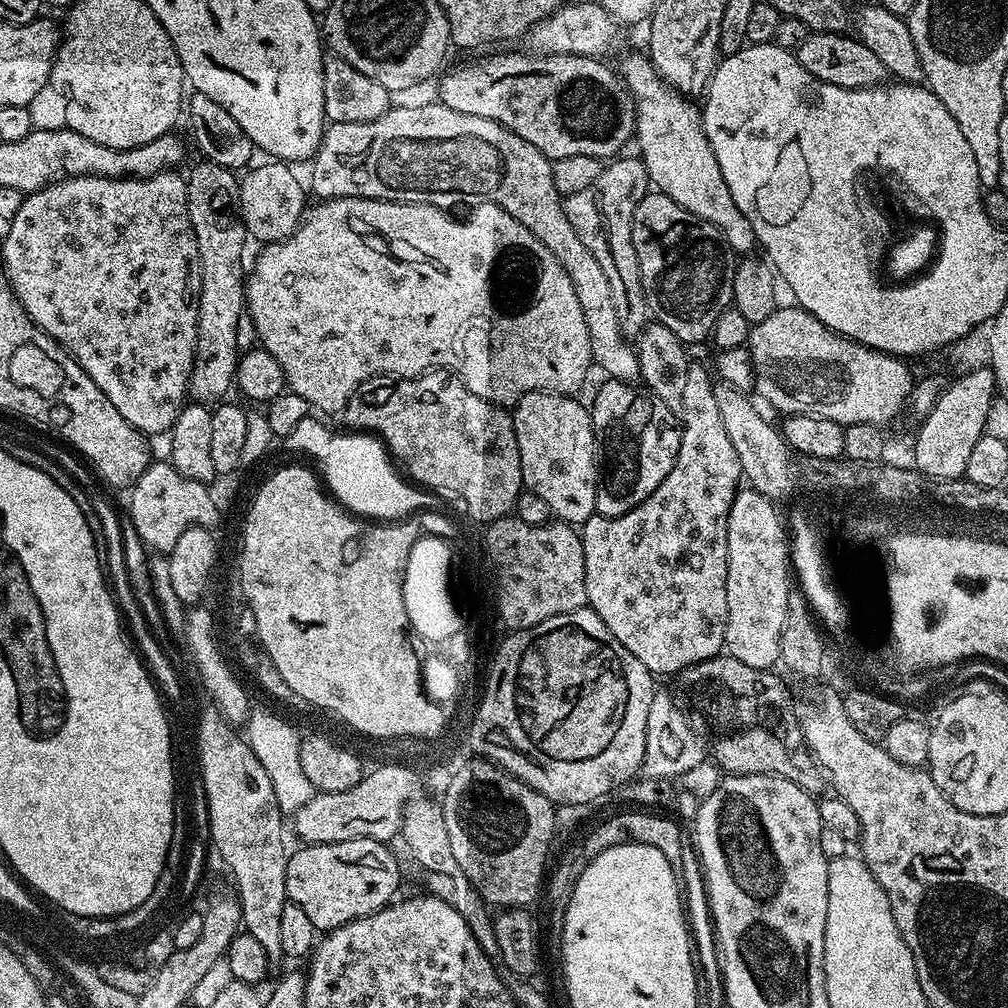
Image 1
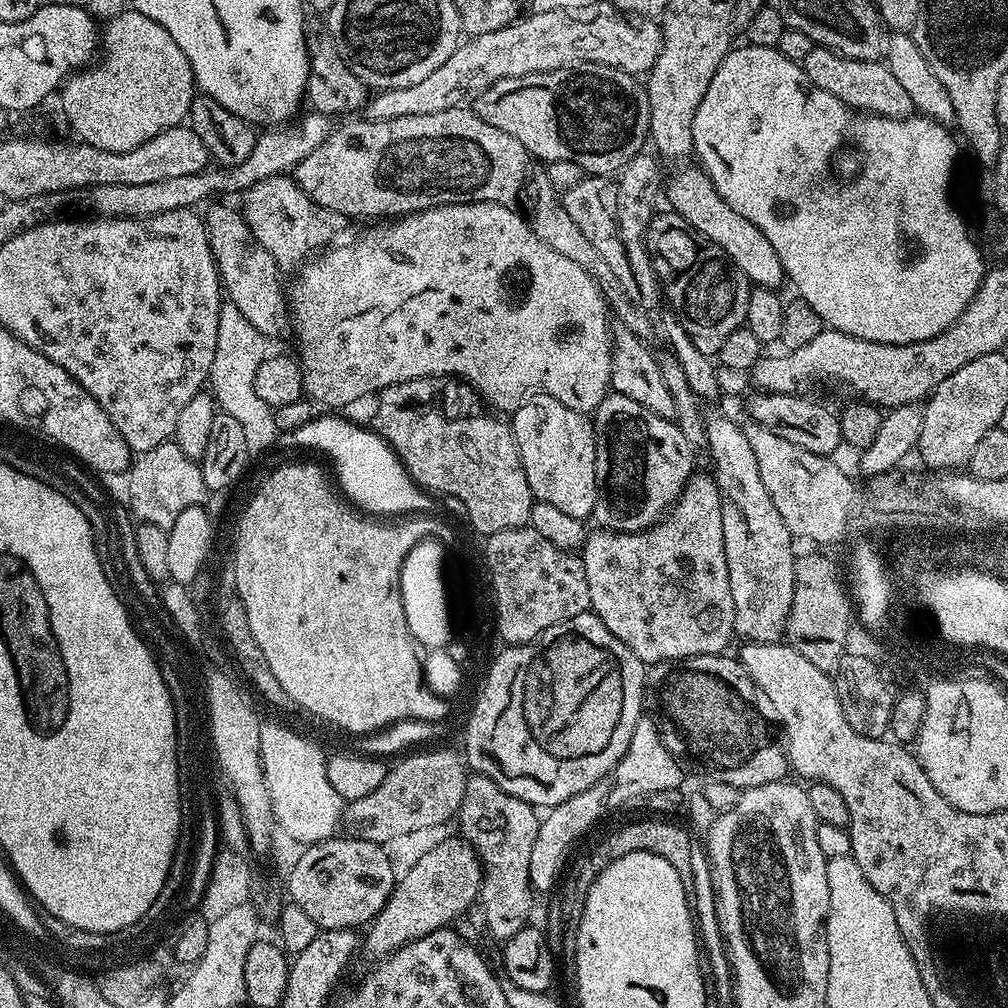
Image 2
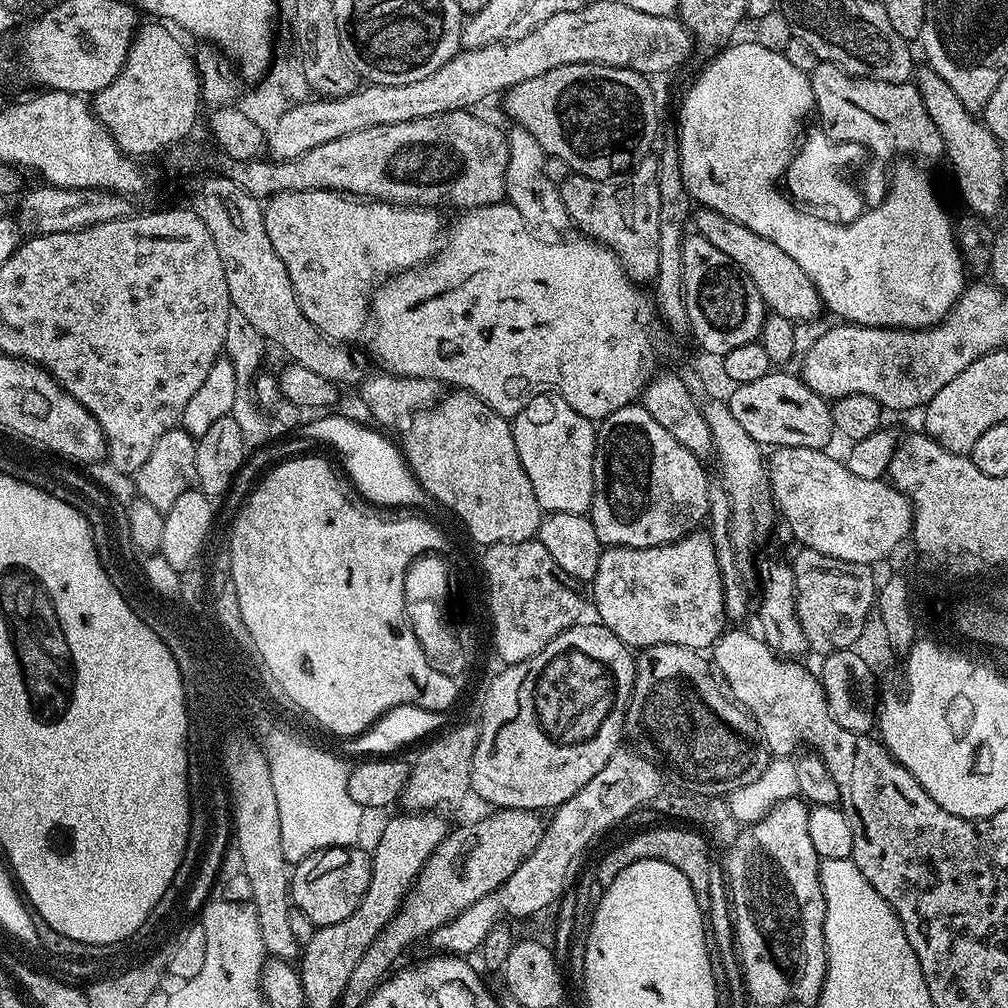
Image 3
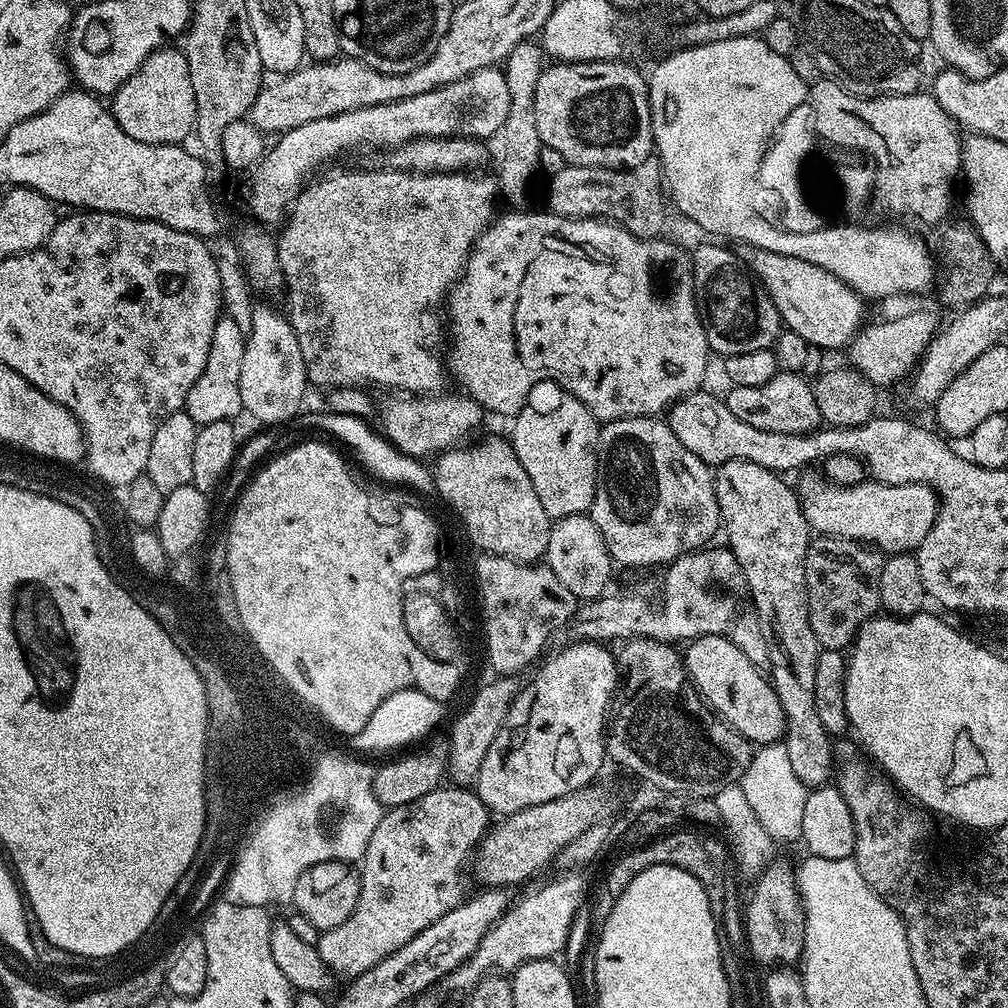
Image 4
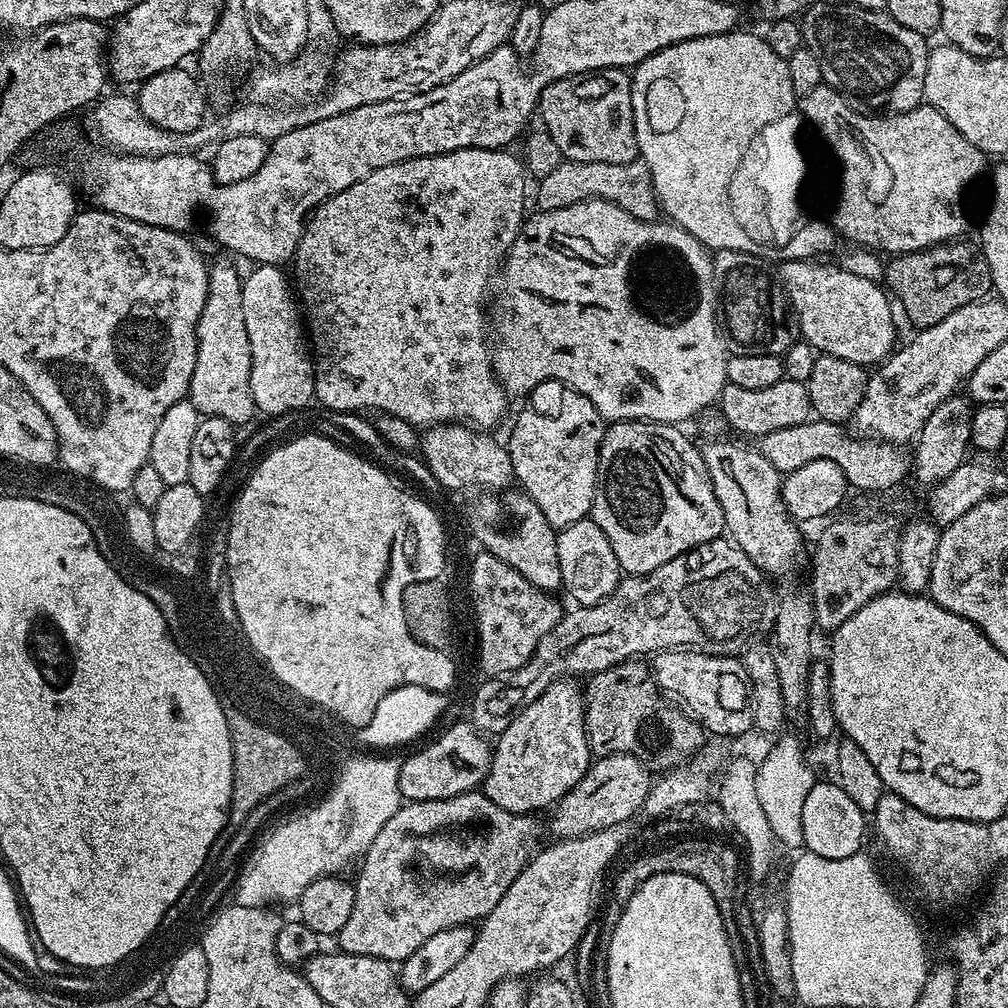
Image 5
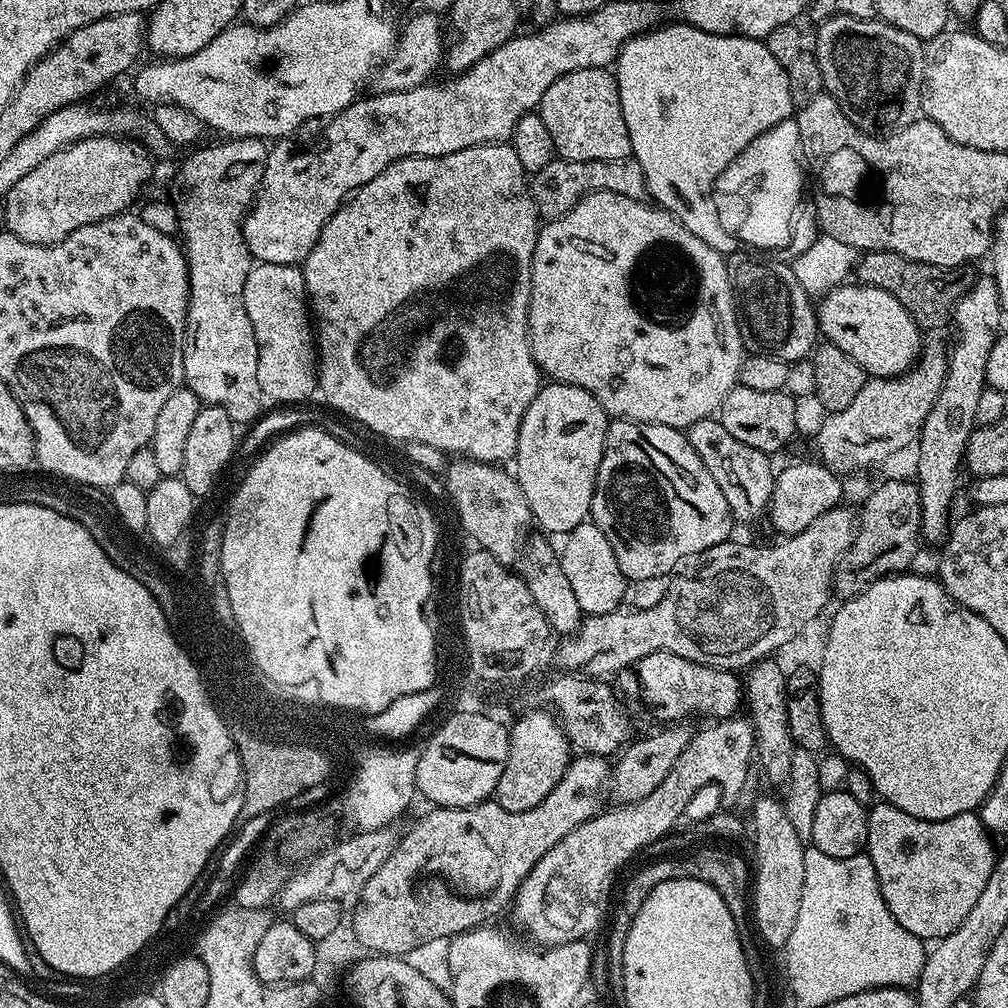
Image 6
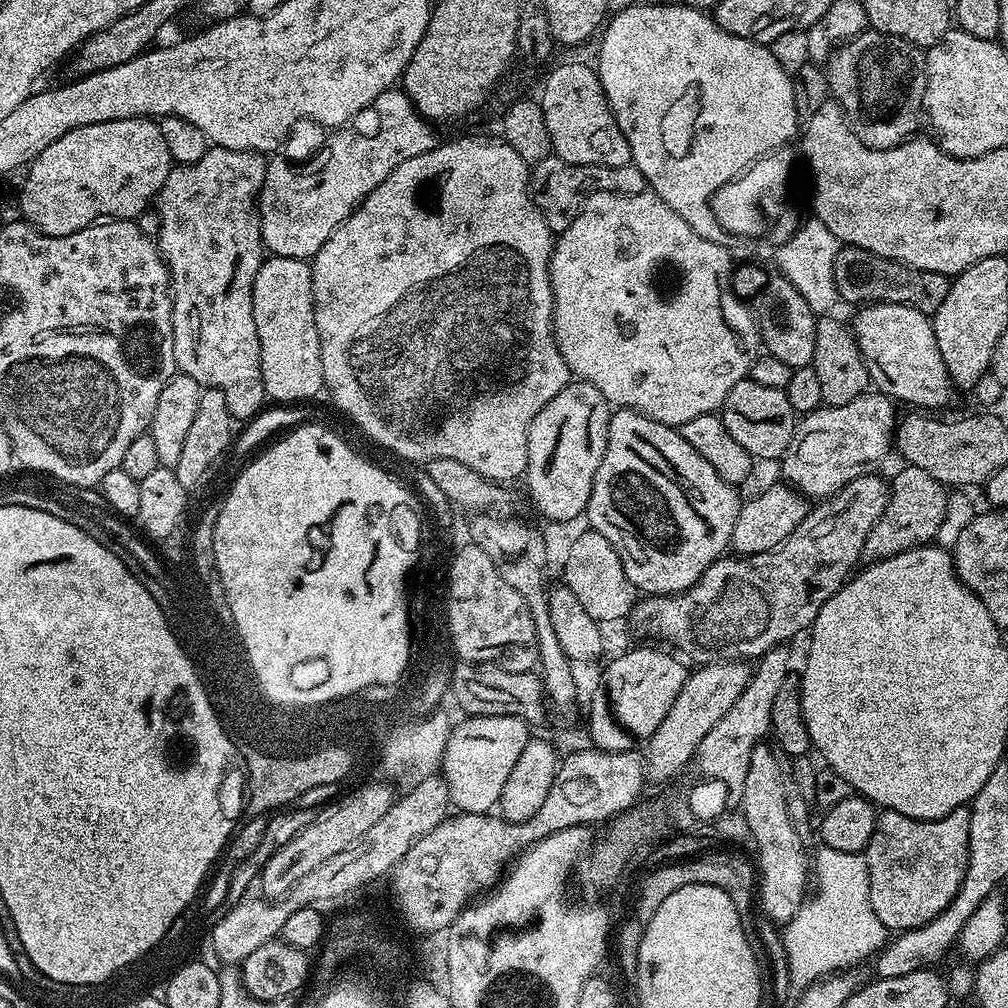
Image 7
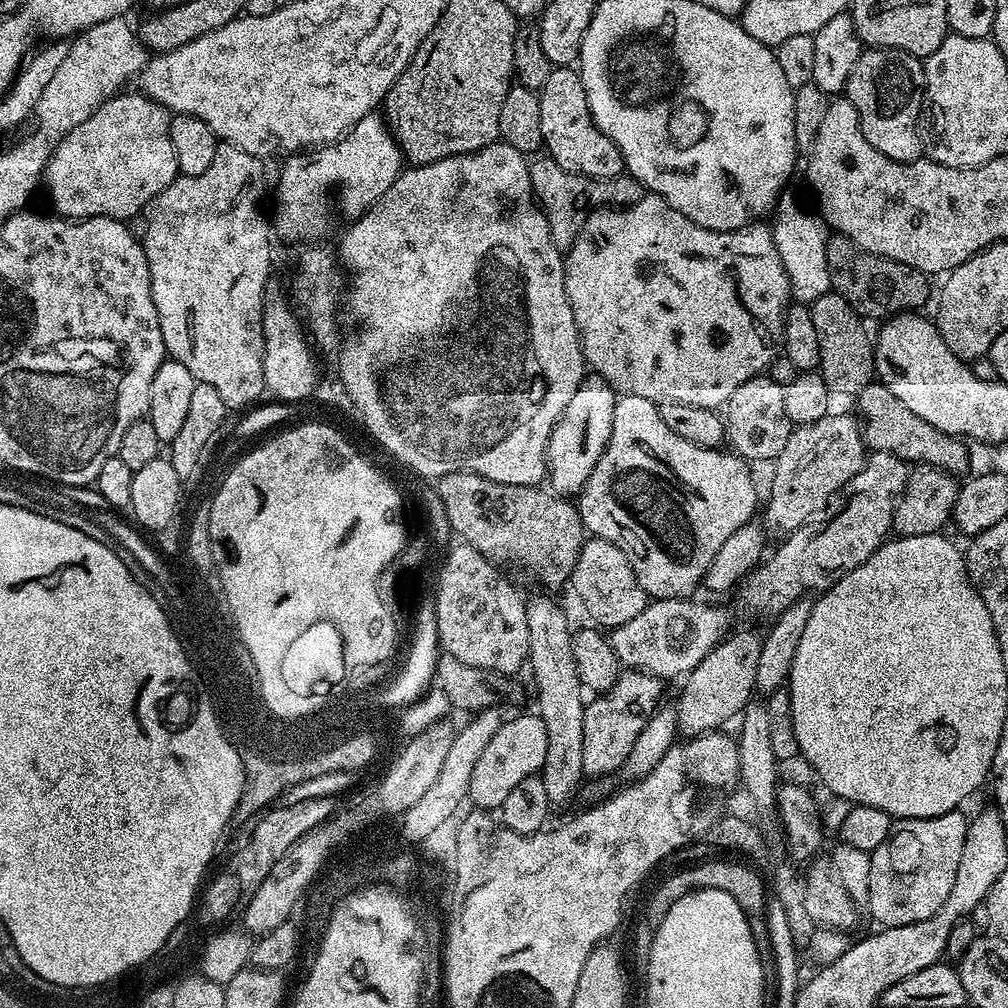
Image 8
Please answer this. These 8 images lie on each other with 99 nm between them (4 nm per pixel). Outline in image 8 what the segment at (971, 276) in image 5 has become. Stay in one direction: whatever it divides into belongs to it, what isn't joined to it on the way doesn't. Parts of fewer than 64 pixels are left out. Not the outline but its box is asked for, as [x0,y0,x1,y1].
[826,234,934,322]

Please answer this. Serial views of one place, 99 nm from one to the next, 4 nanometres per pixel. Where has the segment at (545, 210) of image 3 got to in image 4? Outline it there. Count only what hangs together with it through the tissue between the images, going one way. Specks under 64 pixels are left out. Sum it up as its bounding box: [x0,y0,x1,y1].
[488,38,544,206]

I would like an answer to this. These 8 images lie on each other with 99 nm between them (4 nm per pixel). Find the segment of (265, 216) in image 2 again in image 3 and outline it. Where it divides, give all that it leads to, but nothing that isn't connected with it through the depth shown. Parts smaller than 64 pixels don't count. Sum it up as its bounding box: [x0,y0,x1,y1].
[264,188,446,342]

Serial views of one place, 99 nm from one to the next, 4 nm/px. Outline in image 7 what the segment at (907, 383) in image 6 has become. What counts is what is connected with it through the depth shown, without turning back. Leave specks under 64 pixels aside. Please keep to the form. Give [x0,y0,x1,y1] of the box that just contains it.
[778,390,898,502]

